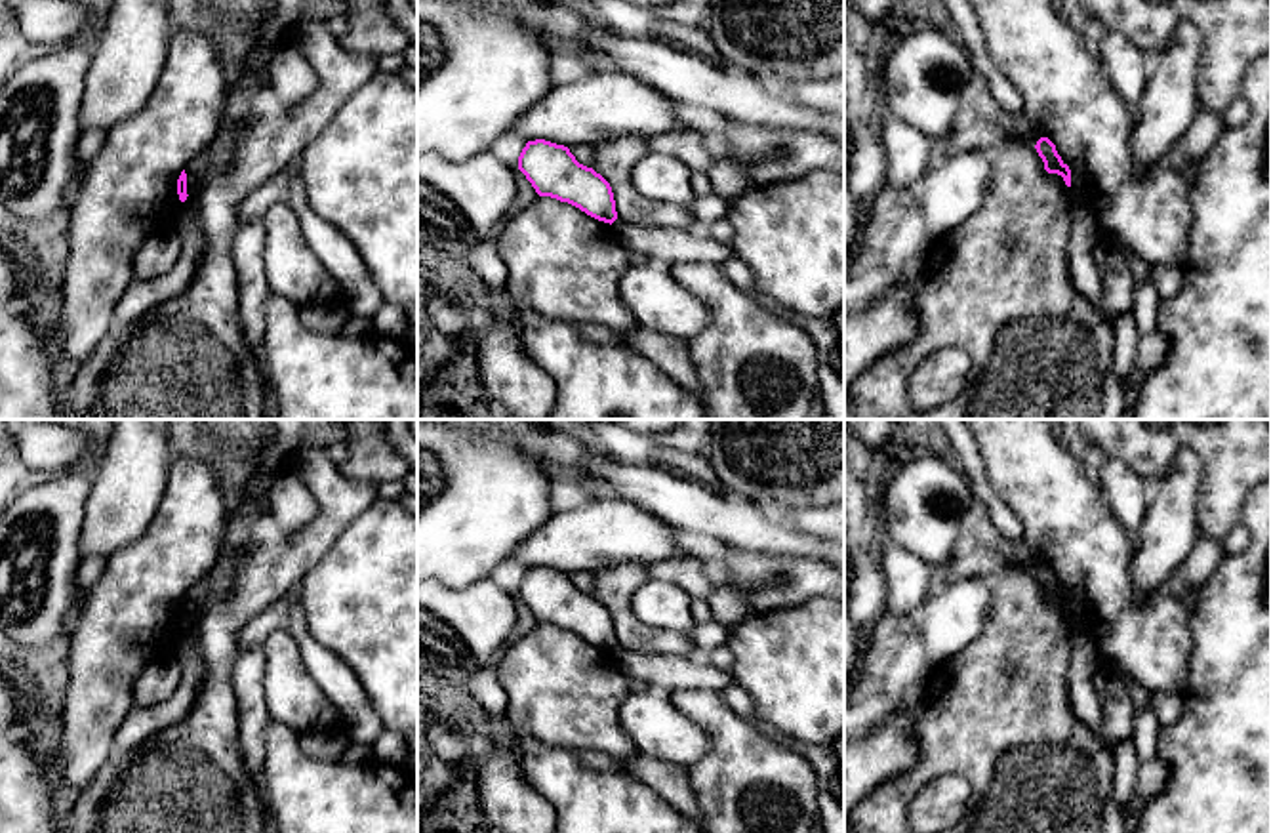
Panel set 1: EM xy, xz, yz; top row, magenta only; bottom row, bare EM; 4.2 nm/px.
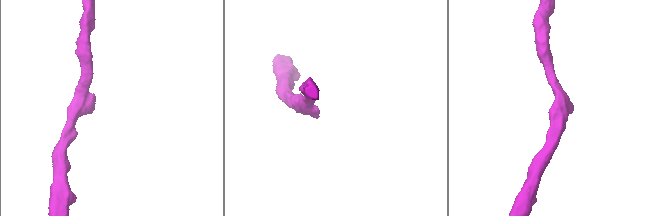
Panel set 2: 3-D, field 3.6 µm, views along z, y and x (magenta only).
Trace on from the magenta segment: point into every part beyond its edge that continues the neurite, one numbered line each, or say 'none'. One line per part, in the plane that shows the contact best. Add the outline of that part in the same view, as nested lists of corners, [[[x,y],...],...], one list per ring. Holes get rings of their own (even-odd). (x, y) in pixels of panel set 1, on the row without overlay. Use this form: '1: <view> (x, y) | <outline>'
none

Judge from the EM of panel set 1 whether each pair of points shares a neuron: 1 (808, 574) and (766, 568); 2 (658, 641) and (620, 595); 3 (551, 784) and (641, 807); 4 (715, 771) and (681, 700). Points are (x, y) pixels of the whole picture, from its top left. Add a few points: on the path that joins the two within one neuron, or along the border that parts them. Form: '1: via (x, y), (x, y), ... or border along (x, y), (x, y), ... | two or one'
1: via (799, 574), (776, 570) | one
2: via (645, 637), (620, 609) | one
3: via (574, 792), (591, 807), (618, 807) | one
4: via (719, 751), (719, 731), (700, 711) | one

